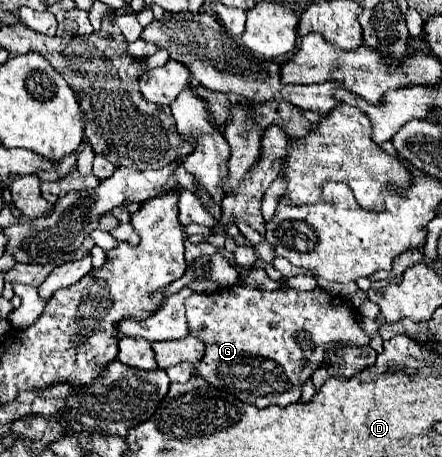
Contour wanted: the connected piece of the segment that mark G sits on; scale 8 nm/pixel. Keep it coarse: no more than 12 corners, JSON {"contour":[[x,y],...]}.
{"contour":[[316,287],[184,301],[198,375],[254,407],[298,403],[360,315]]}

